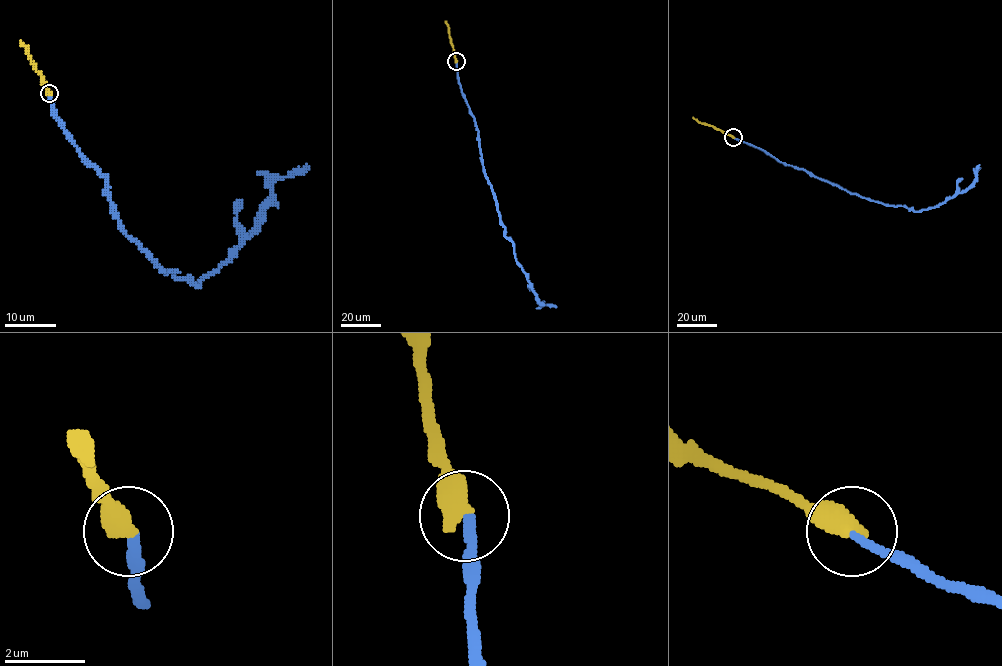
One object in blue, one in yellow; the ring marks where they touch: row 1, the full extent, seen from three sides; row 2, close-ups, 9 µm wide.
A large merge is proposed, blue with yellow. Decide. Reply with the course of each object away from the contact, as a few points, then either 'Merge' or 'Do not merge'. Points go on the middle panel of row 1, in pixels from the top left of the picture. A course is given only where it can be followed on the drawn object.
Course of blue: (456, 61), (462, 95), (474, 119), (482, 169), (504, 235), (514, 244), (516, 262), (536, 299), (555, 307). Course of yellow: (456, 61), (445, 20). Merge

